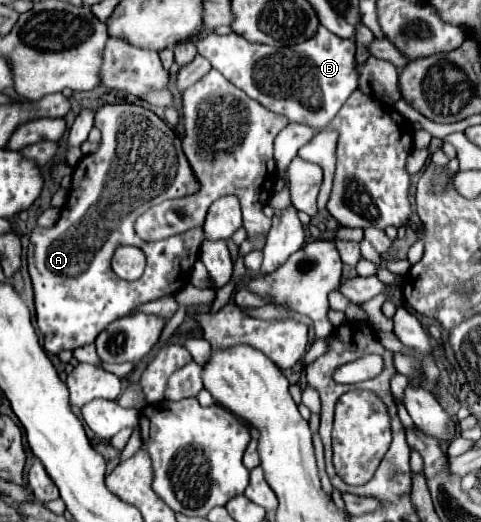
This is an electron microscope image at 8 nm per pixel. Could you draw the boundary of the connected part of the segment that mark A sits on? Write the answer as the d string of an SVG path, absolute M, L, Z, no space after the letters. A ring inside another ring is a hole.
M135 104L103 106L95 112L95 126L101 130L101 146L97 152L85 156L73 172L73 192L61 210L61 218L51 228L35 228L31 234L31 246L35 254L35 266L39 278L33 280L35 290L36 327L47 352L59 354L61 350L75 350L79 346L95 342L97 334L107 328L115 318L129 314L143 302L157 300L167 294L179 292L187 284L187 270L199 258L203 244L203 230L187 230L157 242L145 242L135 234L135 220L151 206L167 200L181 198L199 188L191 166L181 150L181 140L167 124L153 112ZM121 244L131 244L147 250L147 268L135 282L127 282L115 276L111 270L113 250Z

